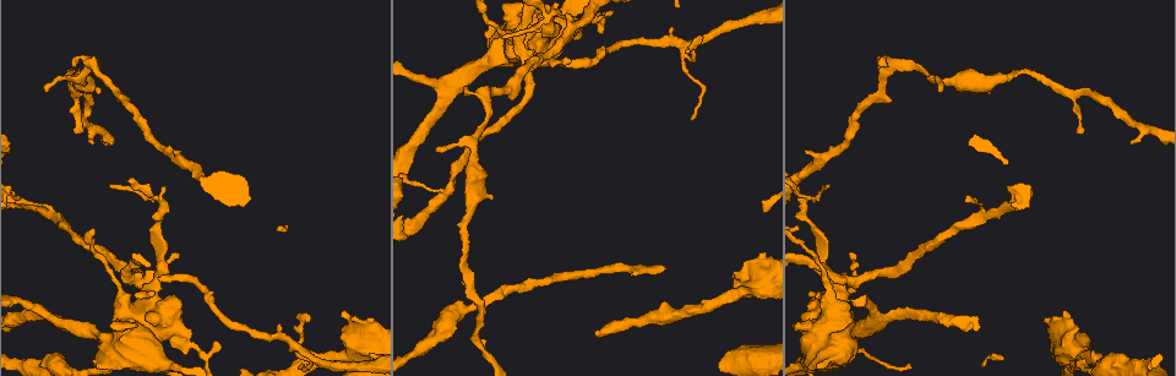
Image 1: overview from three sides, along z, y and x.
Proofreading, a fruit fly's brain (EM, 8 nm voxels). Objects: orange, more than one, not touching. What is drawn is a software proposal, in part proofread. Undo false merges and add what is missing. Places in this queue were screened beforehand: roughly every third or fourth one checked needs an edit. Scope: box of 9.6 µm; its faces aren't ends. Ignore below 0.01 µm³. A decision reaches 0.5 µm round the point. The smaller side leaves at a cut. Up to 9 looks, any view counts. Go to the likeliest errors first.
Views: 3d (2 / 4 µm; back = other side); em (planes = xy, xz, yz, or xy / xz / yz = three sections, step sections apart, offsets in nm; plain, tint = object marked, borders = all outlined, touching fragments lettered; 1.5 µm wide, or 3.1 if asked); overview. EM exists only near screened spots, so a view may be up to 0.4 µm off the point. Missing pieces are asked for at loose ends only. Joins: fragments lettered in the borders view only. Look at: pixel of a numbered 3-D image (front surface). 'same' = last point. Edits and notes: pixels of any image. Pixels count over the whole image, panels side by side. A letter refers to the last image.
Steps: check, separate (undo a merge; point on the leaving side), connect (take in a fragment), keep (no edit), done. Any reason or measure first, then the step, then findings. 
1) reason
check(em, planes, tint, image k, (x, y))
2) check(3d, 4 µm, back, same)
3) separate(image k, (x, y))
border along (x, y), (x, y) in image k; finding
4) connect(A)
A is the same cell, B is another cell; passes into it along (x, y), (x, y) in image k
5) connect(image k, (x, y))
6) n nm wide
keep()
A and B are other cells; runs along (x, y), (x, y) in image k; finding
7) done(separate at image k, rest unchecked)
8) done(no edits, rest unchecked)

an open end
check(3d, 2 µm, image 1, (277, 327))

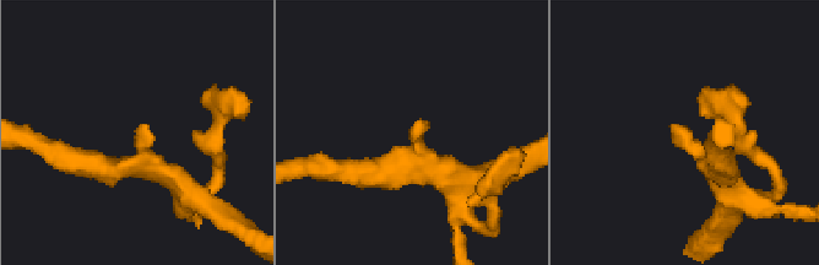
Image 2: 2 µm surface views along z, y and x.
arms of 190, 200 nm; need the tissue
check(em, xz, step 8, tint, image 2, (671, 127))

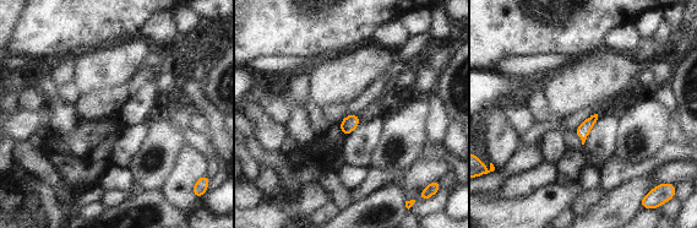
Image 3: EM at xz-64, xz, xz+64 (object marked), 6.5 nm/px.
check(em, planes, borders, same)

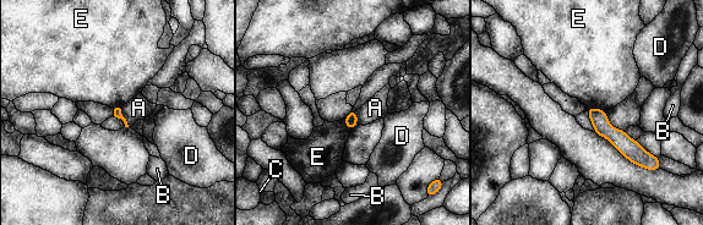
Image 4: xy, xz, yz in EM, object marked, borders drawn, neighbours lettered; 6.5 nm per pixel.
keep()
A, B, C, D and E are other cells; border along (119, 108), (129, 126) in image 4; none of them fits

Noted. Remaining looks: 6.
thin end
check(em, 3.1 µm, planes, borders, image 1, (467, 89))

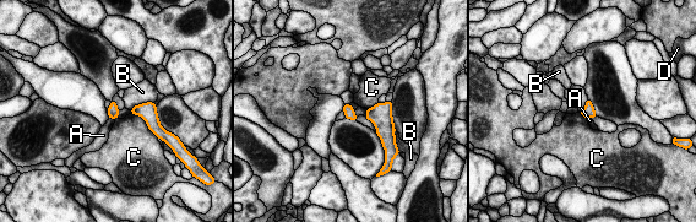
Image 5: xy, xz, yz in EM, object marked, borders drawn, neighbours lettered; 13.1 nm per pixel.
keep()
A, B, C and D are other cells; border along (131, 113), (140, 117), (152, 133) in image 5; no lettered fragment goes on from it

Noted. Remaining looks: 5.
thin end
check(em, planes, borders, image 1, (439, 150))

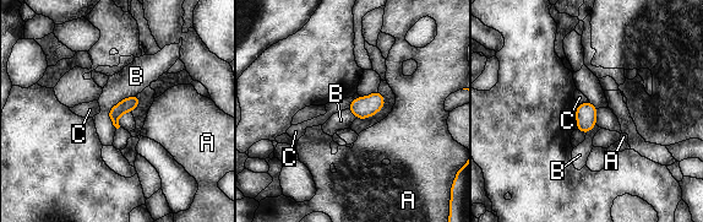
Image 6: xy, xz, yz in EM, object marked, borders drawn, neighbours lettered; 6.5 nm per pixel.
90 nm wide; B touches over 260 nm
keep()
A, B and C are other cells; no lettered fragment goes on from it

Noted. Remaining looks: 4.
check(em, xy, step 4, tint, image 1, (74, 133))

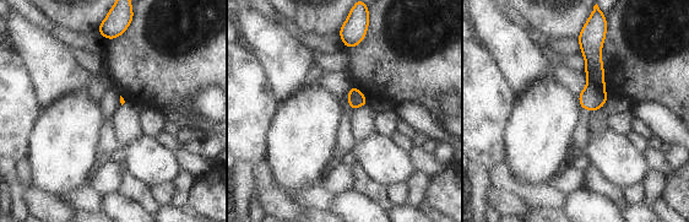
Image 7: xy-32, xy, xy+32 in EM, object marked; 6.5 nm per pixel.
check(em, xy, step 4, borders, same)

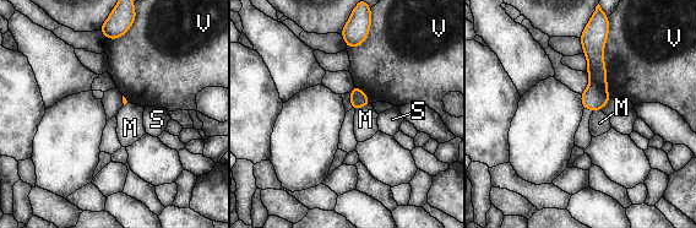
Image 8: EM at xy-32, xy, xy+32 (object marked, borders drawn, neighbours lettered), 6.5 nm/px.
keep()
M, S and V are other cells; runs along (588, 38), (596, 59), (597, 107) in image 8; none of them fits

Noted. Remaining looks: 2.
done(no edits, rest unchecked)

